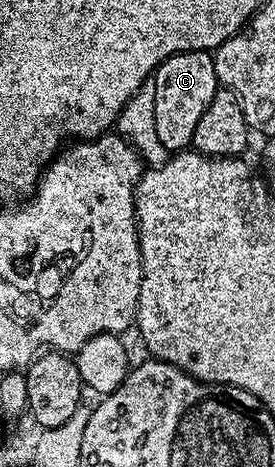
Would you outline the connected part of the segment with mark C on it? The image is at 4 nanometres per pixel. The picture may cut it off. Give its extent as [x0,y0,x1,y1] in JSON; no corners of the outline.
[153,51,221,154]

